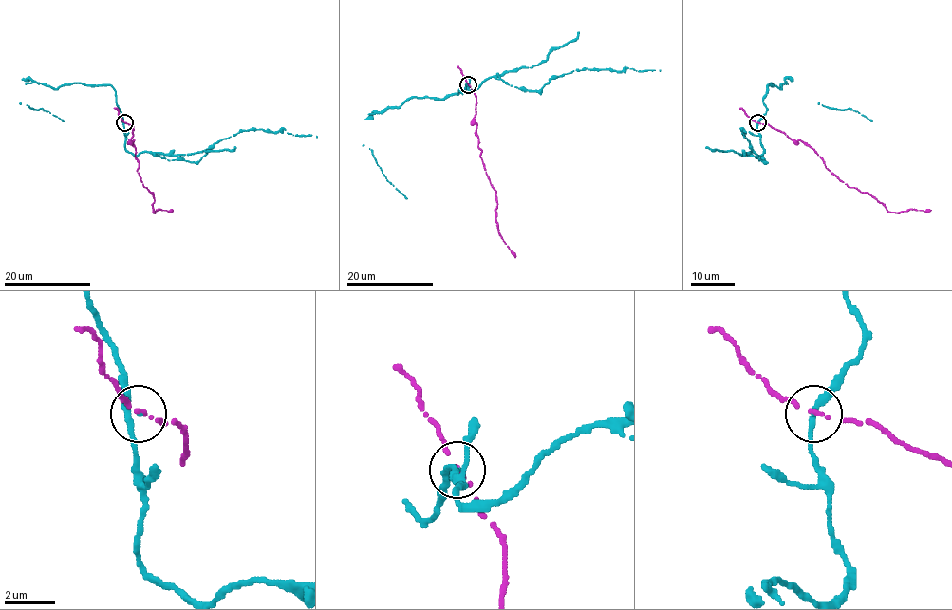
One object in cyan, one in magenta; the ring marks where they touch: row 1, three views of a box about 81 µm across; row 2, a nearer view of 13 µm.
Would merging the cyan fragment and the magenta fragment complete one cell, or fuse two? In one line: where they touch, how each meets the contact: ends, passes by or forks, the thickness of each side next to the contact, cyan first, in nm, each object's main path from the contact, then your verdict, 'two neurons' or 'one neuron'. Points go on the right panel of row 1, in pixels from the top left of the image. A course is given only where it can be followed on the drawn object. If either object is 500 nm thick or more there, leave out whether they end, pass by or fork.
at (757, 122); cyan passes by; magenta ends there; 200 nm thick on the cyan side, 170 nm on the other; cyan runs (757, 122), (763, 151), (761, 155), (750, 153), (764, 162), (752, 150), (741, 129), (744, 137); magenta runs (757, 122), (807, 143), (841, 181), (866, 192), (891, 212), (931, 210); two neurons

